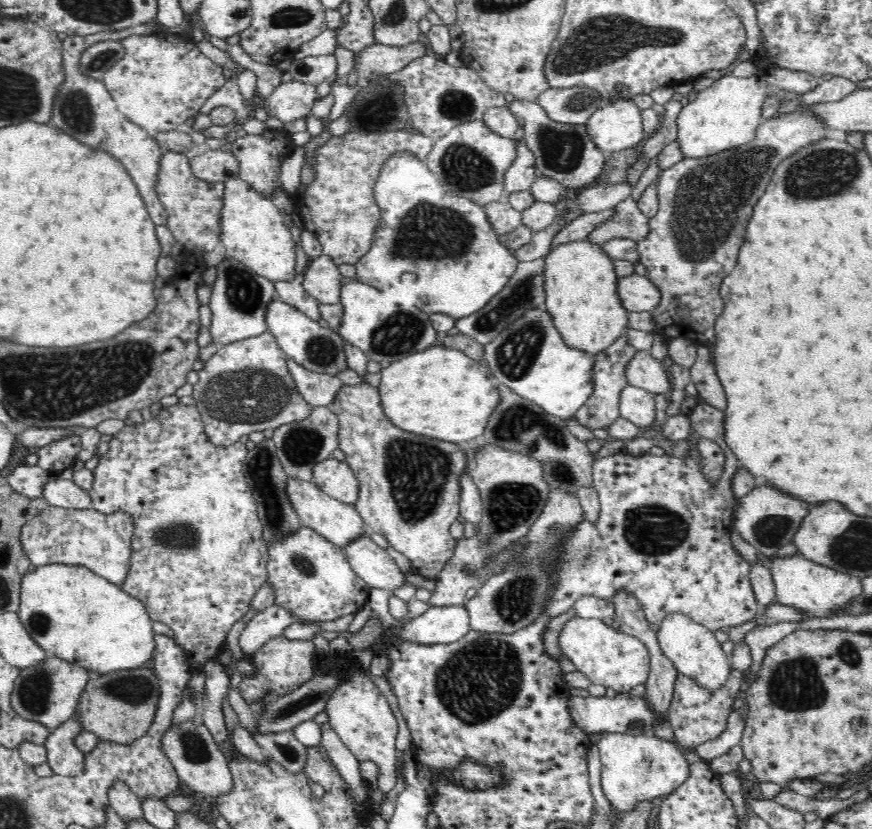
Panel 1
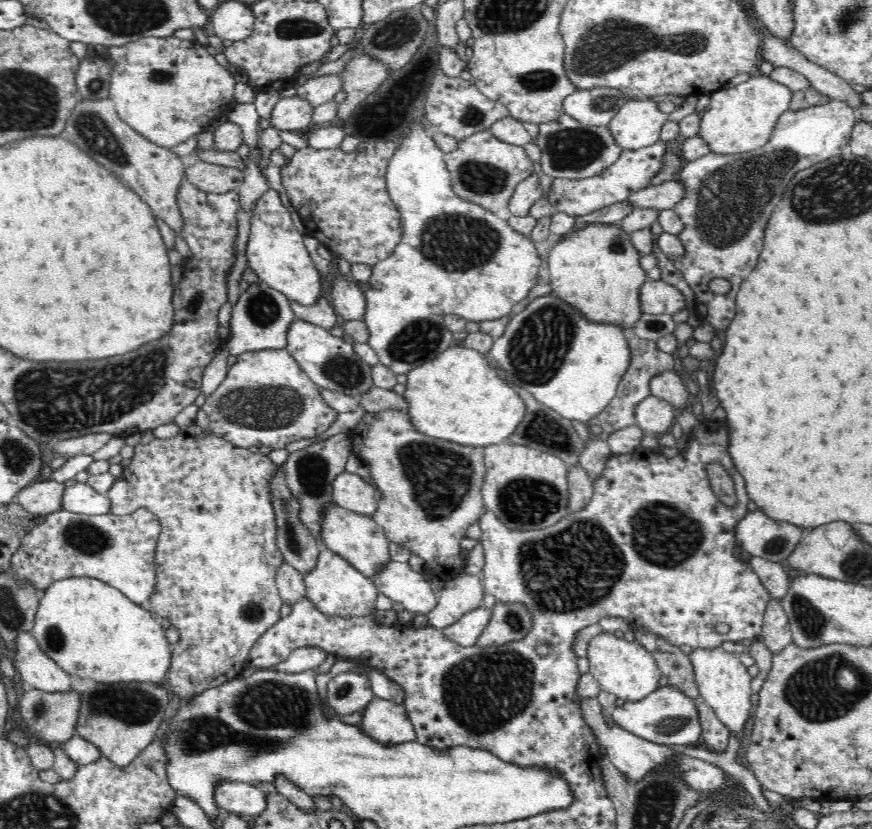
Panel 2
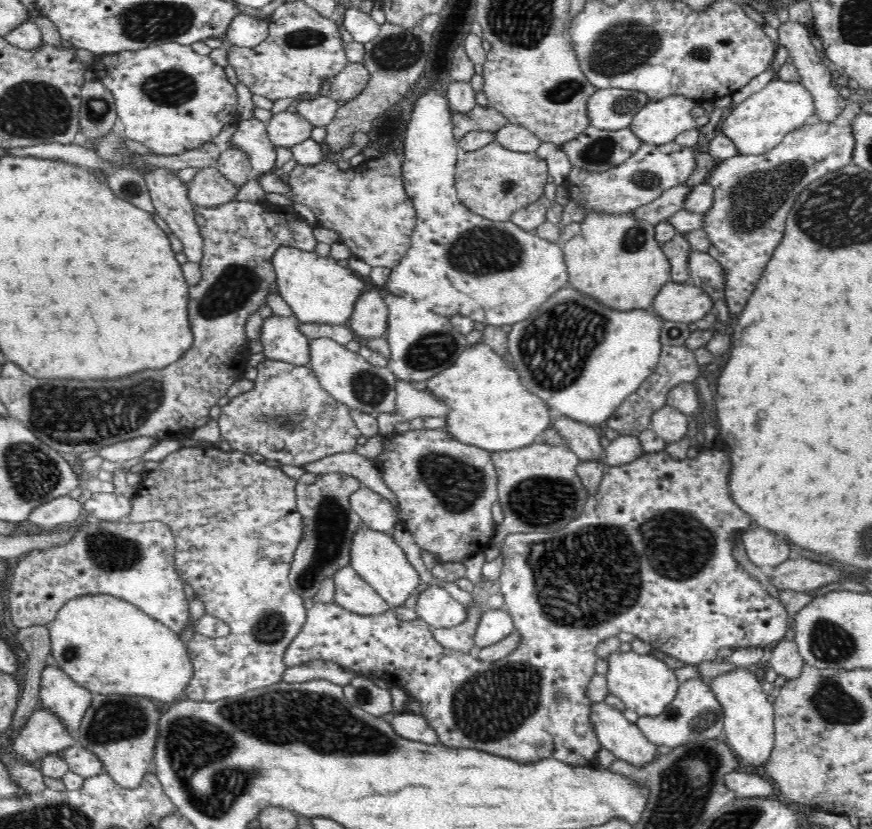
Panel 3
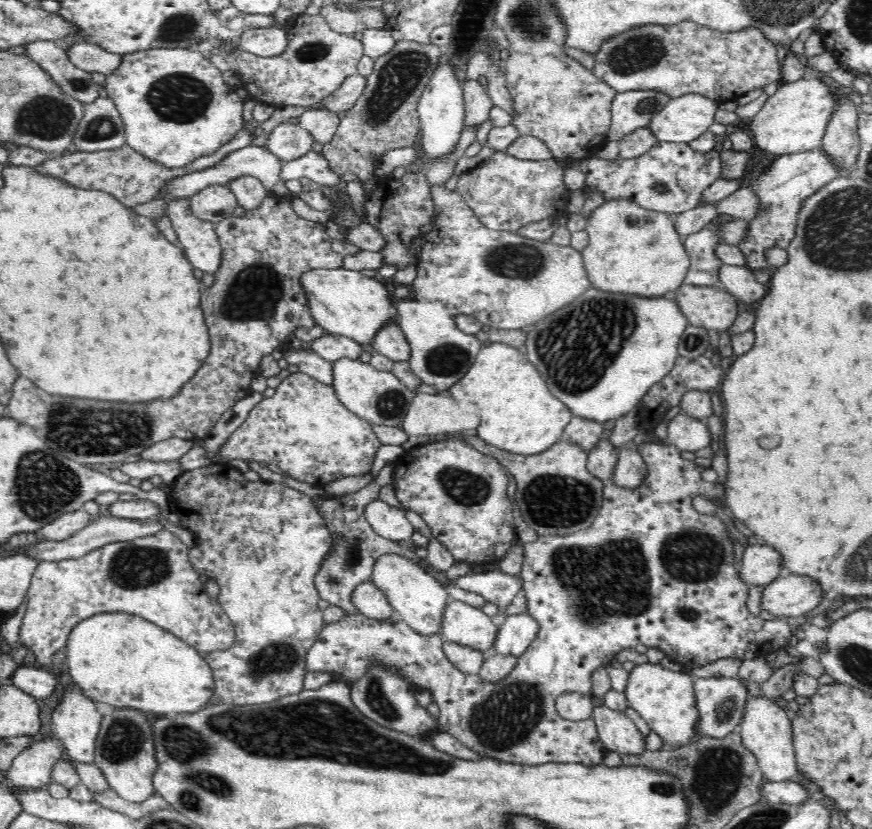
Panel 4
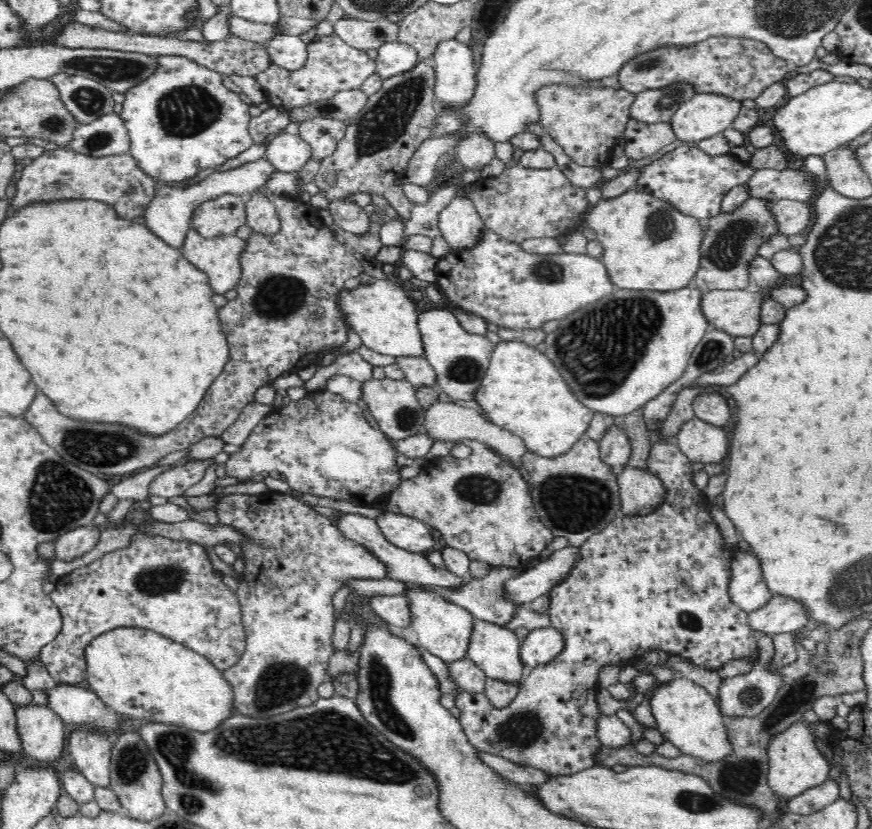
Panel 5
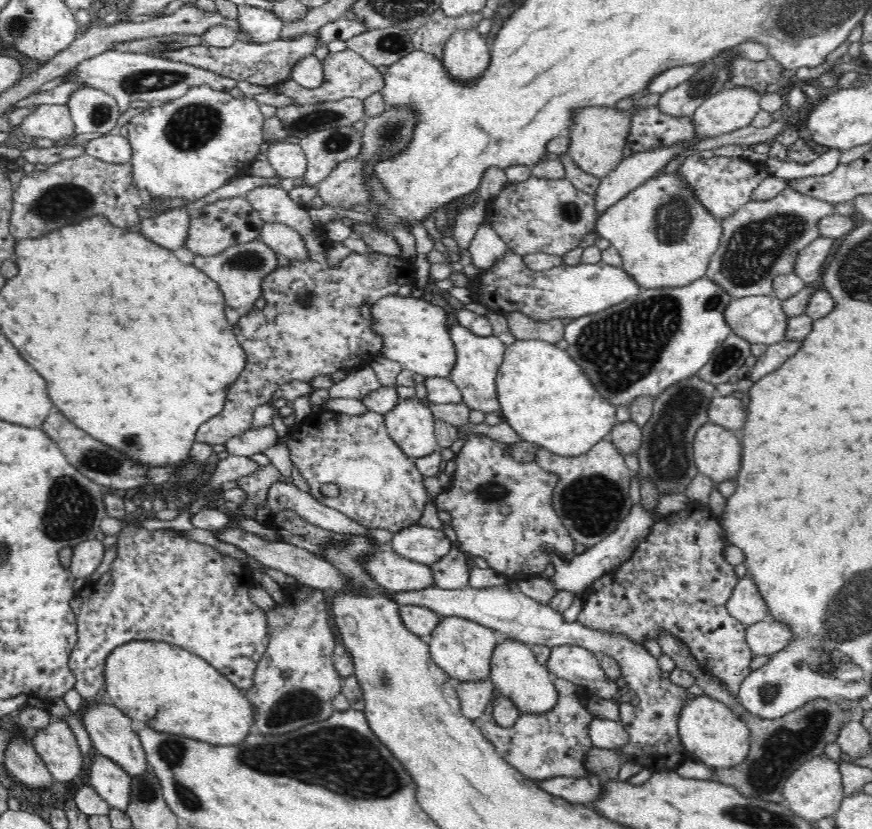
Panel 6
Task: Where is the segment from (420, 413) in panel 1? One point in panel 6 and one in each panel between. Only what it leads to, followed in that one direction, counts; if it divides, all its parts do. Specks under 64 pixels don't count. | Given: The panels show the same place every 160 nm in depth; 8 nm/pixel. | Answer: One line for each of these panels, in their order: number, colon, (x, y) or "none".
2: (458, 397)
3: (493, 410)
4: (518, 414)
5: (520, 392)
6: (541, 395)

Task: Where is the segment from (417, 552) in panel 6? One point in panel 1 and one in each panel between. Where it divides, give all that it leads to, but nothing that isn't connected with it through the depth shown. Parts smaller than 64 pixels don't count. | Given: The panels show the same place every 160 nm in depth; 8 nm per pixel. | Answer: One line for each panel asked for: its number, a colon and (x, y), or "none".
1: (335, 478)
2: (350, 491)
3: (377, 512)
4: (388, 521)
5: (406, 532)

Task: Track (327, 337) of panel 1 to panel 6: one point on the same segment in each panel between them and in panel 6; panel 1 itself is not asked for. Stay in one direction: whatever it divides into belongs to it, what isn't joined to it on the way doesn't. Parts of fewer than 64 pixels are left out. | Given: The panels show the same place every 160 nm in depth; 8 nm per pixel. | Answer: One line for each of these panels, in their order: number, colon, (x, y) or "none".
2: (330, 362)
3: (346, 376)
4: (380, 398)
5: (392, 405)
6: (410, 423)

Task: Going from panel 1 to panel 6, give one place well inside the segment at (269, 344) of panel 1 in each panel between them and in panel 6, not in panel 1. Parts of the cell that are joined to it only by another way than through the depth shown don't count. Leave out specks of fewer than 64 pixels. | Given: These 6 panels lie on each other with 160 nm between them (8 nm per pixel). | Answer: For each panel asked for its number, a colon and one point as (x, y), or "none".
2: (266, 400)
3: (288, 417)
4: (304, 429)
5: (324, 445)
6: (380, 487)

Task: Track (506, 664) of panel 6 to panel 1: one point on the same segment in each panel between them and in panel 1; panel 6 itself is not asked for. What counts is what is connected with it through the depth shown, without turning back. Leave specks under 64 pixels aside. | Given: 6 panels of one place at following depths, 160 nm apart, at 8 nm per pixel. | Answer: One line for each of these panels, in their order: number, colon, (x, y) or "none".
1: (377, 569)
2: (398, 581)
3: (435, 606)
4: (466, 625)
5: (493, 648)

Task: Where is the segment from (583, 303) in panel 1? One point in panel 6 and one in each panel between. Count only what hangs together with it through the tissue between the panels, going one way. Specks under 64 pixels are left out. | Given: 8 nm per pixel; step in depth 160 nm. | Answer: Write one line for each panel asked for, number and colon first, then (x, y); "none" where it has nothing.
2: (595, 271)
3: (616, 260)
4: (631, 250)
5: (648, 245)
6: (665, 238)

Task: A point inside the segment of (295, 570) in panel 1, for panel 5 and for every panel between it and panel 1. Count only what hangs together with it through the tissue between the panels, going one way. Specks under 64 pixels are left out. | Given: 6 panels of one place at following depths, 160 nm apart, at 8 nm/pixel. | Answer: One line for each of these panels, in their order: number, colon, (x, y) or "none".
2: (335, 587)
3: (352, 592)
4: (365, 597)
5: (392, 609)

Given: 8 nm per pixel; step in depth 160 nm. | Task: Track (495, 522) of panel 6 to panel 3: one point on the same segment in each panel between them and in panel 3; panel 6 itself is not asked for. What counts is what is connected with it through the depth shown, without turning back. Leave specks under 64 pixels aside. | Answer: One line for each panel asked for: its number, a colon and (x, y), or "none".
3: (445, 488)
4: (461, 493)
5: (481, 504)

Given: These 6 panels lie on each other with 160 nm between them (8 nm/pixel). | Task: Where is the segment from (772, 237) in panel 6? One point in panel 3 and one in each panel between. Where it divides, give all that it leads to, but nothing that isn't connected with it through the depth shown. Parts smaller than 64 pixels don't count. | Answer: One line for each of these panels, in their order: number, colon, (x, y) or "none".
3: (676, 251)
4: (703, 269)
5: (731, 238)

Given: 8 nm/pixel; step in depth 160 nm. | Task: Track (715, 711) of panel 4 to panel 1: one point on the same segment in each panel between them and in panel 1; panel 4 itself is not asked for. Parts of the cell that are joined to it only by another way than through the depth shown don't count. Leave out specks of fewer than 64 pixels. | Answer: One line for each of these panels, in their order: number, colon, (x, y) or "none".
1: (624, 714)
2: (667, 716)
3: (695, 714)

